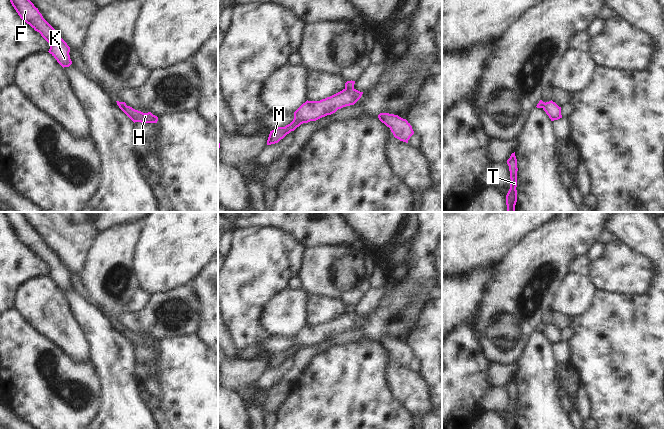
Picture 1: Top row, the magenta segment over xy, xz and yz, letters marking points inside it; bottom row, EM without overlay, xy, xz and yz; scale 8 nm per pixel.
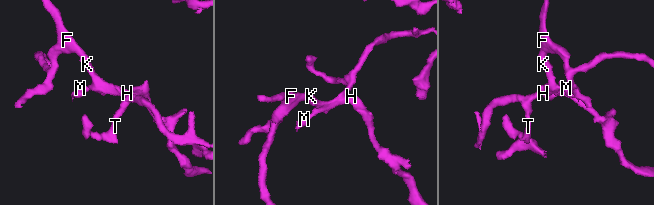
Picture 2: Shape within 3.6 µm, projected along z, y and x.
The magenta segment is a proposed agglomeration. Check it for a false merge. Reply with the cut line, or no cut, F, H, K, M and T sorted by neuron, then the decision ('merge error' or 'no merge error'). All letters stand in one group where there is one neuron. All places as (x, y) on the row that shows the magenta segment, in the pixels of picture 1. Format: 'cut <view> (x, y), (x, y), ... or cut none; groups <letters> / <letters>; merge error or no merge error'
cut xz (345, 88), (353, 89); groups F H K M / T; merge error

